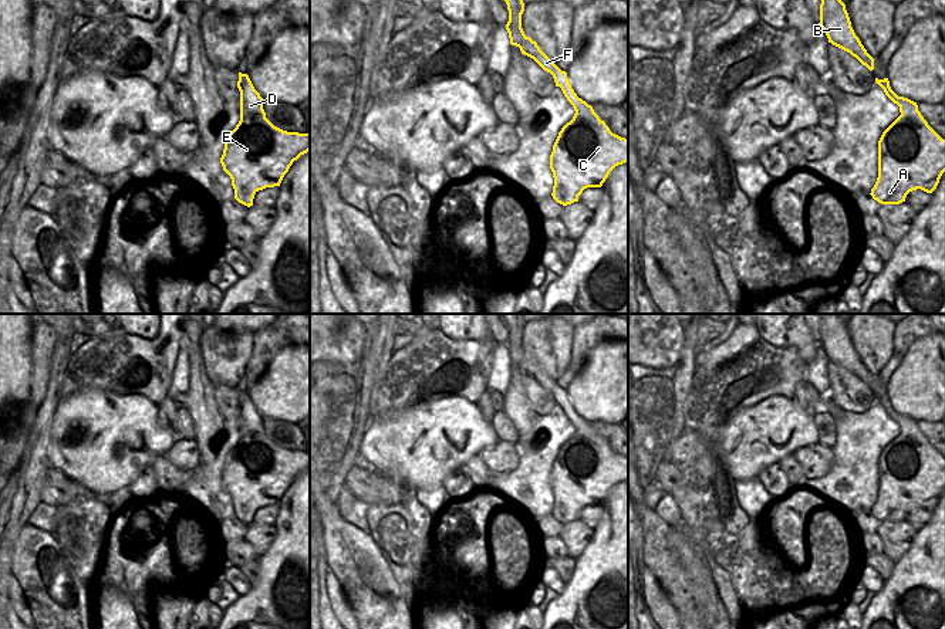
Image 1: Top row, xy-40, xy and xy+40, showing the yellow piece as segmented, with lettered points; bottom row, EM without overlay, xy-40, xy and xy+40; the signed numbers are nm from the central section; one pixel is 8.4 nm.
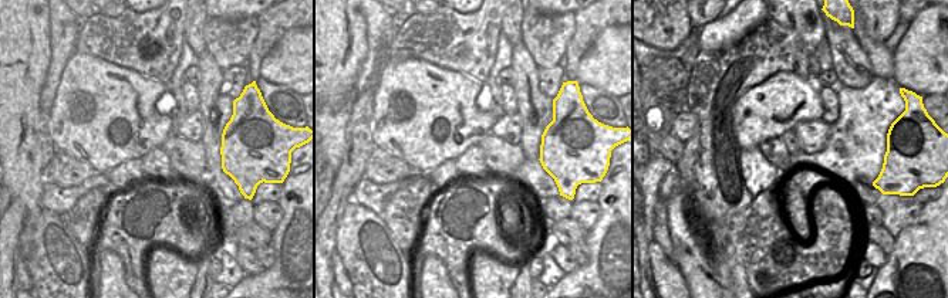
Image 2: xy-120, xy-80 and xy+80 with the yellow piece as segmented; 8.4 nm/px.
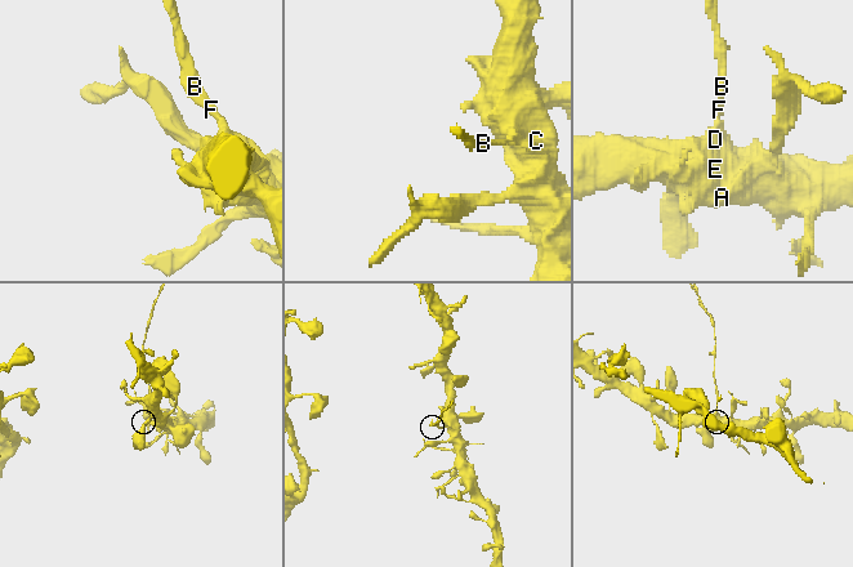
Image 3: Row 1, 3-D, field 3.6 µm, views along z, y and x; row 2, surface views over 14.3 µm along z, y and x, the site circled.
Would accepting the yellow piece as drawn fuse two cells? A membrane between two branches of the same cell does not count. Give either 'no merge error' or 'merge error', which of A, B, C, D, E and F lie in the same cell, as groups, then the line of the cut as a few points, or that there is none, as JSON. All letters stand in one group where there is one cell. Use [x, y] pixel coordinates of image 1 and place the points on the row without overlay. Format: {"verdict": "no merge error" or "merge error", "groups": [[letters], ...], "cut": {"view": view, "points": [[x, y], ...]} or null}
{"verdict": "merge error", "groups": [["A", "C", "D", "E"], ["B", "F"]], "cut": {"view": "xy", "points": [[556, 384], [552, 392]]}}

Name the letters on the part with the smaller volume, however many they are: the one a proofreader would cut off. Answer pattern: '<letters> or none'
B, F

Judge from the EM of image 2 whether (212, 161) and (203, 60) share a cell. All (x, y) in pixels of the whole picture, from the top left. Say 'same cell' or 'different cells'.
same cell

